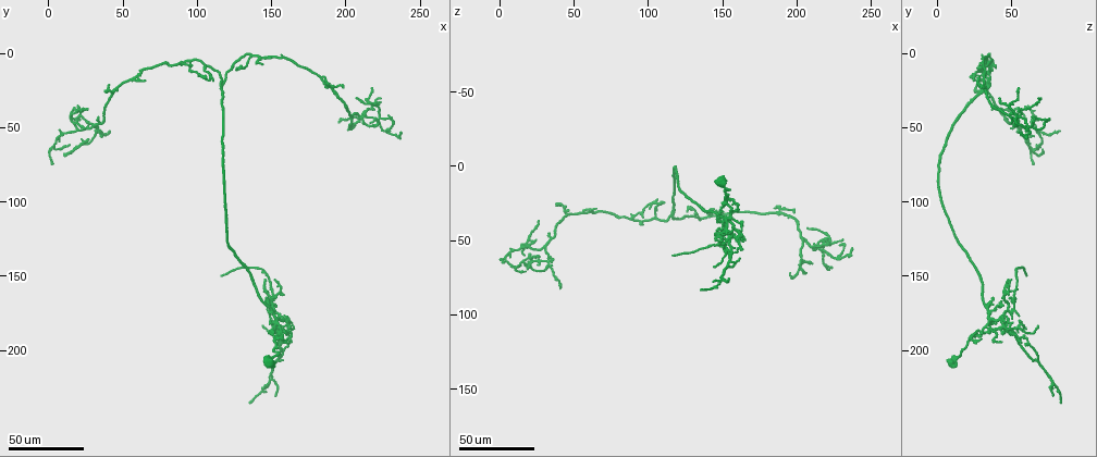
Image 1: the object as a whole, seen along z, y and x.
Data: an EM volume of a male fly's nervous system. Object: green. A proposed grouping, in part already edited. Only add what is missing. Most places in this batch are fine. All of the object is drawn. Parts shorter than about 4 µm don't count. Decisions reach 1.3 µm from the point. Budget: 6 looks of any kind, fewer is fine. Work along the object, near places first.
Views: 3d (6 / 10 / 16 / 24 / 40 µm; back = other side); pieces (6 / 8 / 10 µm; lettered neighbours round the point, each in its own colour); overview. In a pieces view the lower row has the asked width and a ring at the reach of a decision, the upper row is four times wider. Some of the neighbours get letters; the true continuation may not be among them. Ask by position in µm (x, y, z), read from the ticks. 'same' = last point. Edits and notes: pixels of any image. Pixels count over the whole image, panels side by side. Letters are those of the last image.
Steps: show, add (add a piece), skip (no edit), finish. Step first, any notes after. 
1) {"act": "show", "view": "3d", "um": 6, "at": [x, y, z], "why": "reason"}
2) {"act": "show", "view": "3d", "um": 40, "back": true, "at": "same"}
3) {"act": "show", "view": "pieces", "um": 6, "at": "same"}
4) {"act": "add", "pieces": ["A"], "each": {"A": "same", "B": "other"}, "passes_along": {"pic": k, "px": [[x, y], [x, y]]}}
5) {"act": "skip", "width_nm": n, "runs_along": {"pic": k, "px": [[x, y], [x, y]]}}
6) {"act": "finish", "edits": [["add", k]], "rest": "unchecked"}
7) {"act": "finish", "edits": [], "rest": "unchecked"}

{"act": "show", "view": "3d", "um": 24, "at": [144, 224, 78], "why": "thin end"}

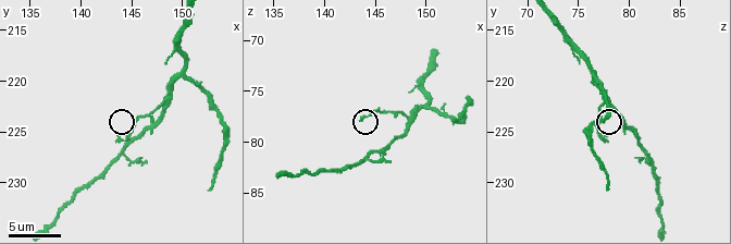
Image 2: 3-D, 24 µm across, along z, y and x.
{"act": "show", "view": "pieces", "um": 8, "at": [143.8, 225.2, 77.4]}

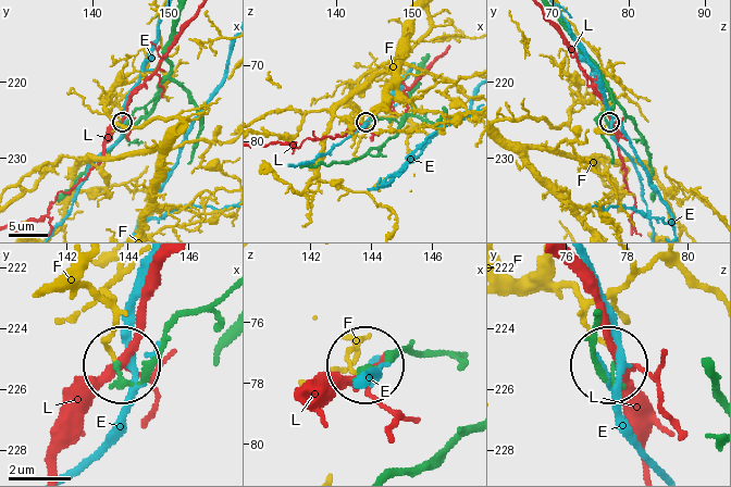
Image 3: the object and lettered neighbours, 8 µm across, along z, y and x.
{"act": "skip", "each": {"E": "other", "F": "other", "L": "other"}, "runs_along": {"pic": 3, "px": [[221, 294], [174, 324], [143, 378], [127, 378], [120, 366]]}, "found": "no lettered piece goes on from it"}

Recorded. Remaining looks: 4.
{"act": "show", "view": "pieces", "um": 8, "at": [152.6, 230.4, 78.0]}

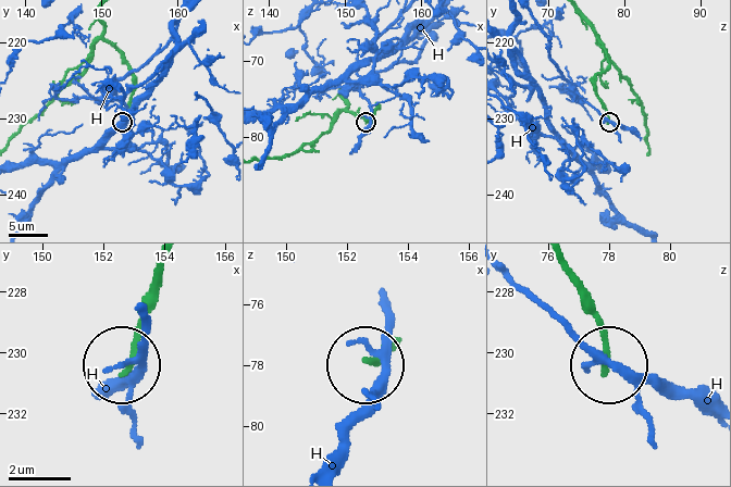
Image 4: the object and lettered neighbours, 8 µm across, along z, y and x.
{"act": "skip", "each": {"H": "other"}, "runs_along": {"pic": 4, "px": [[163, 267], [127, 366]]}, "found": "none of them fits"}

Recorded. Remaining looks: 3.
{"act": "show", "view": "3d", "um": 40, "at": [116, 148, 58], "why": "branch stops here"}

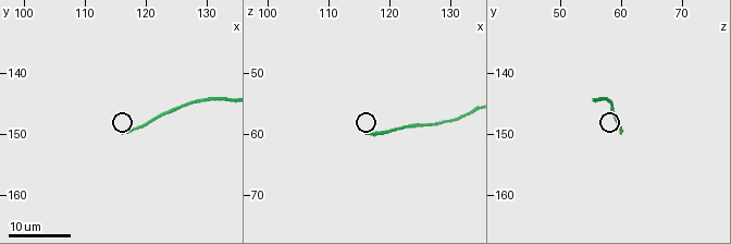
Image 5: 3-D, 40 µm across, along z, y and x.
{"act": "show", "view": "pieces", "um": 6, "at": [116.0, 150.0, 60.0]}

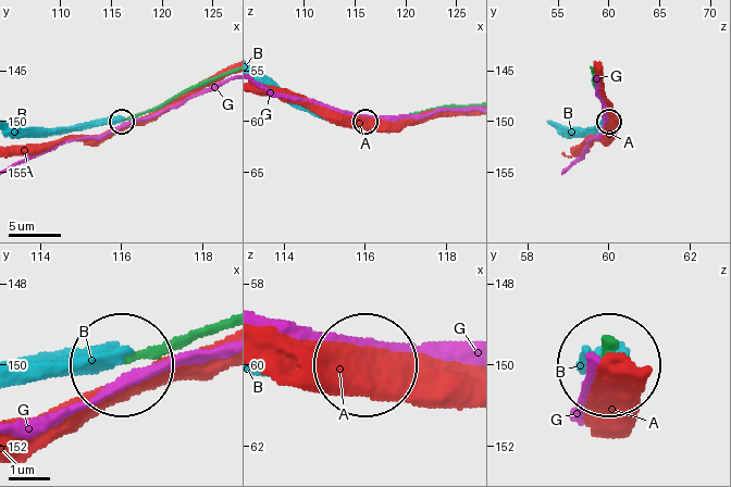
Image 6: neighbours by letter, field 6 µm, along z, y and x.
{"act": "skip", "each": {"A": "other", "B": "other", "G": "other"}, "found": "none of them fits"}

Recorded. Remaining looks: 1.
{"act": "finish", "edits": [], "rest": "unchecked"}

